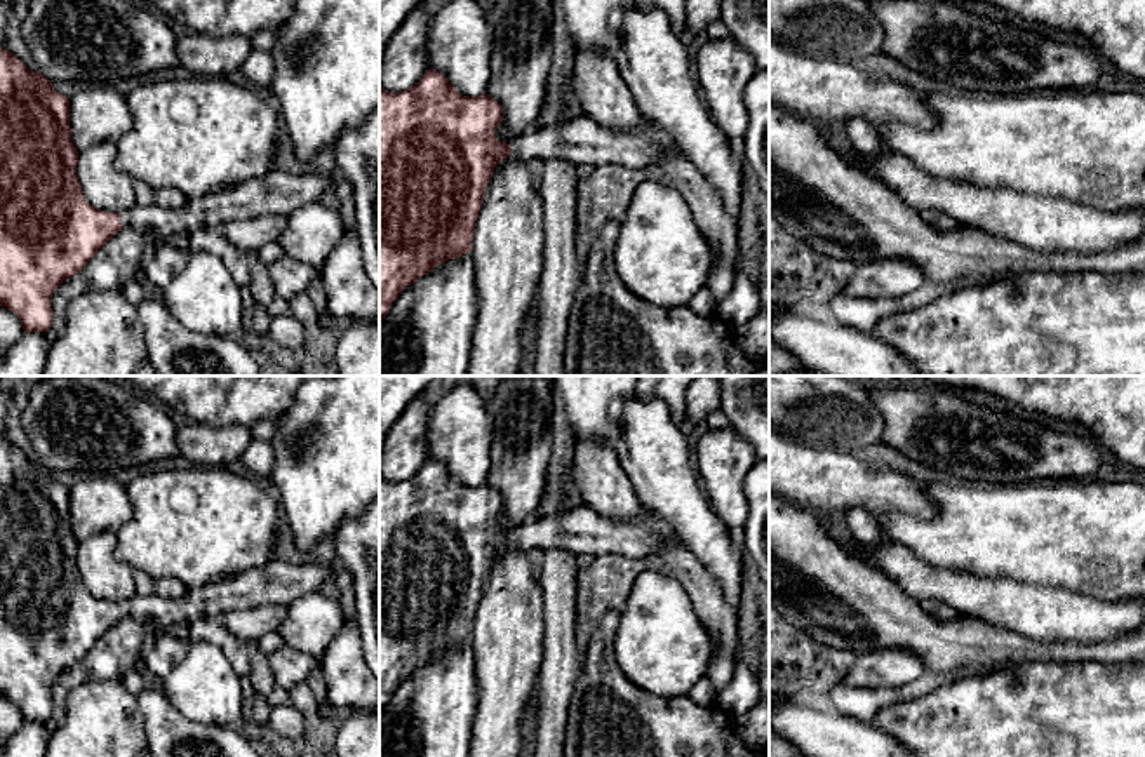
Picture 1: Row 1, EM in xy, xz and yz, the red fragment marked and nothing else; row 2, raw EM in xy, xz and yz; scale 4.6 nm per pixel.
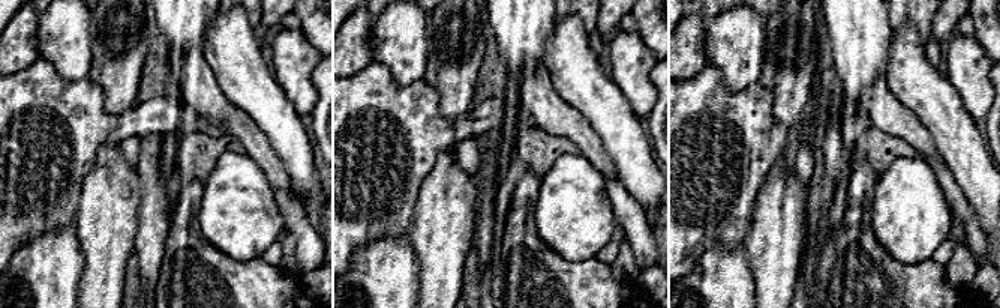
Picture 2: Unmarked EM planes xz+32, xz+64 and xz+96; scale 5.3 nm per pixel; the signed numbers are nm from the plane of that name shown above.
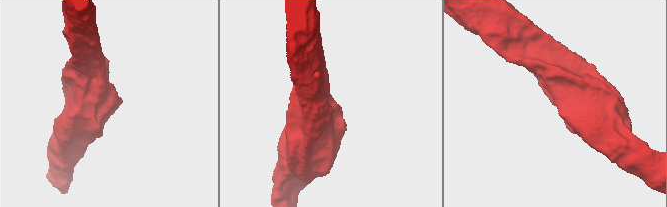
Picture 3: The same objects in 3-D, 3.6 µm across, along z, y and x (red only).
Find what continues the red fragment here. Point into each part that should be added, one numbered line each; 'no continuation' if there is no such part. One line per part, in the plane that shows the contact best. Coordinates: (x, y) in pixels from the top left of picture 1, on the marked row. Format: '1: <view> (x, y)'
1: xy (275, 194)

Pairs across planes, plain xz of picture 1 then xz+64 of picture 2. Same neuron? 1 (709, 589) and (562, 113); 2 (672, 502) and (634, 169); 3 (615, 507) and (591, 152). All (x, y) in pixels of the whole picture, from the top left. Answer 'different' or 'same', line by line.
1: same
2: same
3: same

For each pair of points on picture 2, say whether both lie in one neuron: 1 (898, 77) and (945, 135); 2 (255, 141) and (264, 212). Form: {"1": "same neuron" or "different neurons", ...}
{"1": "same neuron", "2": "different neurons"}

